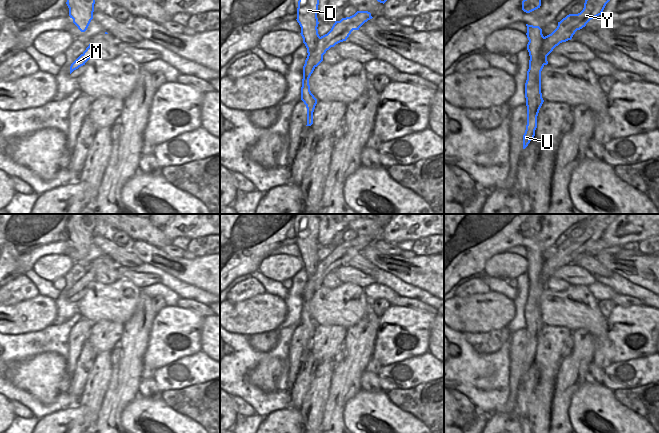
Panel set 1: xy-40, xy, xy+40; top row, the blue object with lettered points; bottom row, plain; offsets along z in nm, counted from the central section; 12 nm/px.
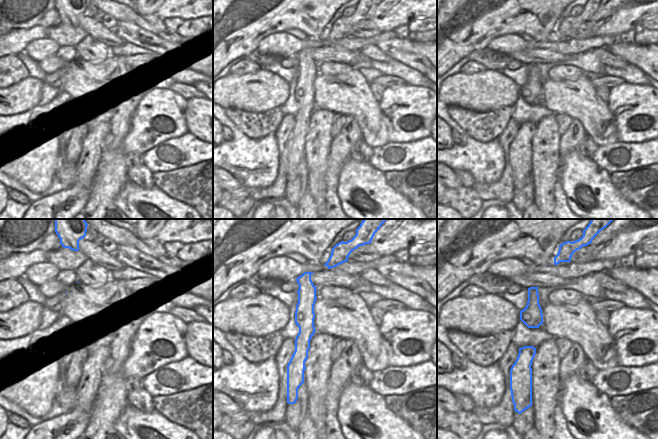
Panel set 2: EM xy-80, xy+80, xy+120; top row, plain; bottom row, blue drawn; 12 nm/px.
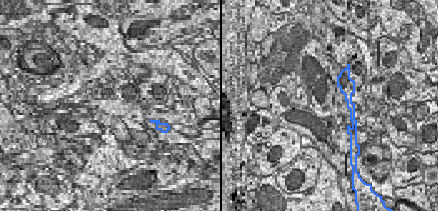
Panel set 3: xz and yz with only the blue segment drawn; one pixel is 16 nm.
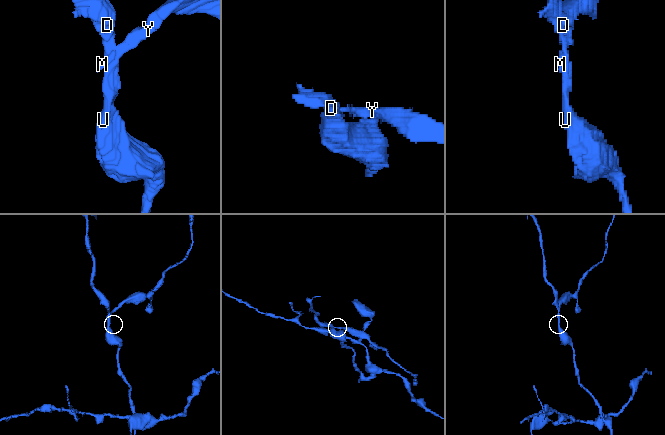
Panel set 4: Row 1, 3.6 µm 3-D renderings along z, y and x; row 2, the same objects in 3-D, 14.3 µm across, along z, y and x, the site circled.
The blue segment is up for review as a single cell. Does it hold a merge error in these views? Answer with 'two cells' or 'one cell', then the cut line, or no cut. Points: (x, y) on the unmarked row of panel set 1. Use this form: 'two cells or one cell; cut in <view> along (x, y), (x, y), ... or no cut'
two cells; cut in xy+40 along (543, 261), (542, 285), (545, 288)

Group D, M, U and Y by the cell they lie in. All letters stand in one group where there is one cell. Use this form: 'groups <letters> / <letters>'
groups D U / M Y

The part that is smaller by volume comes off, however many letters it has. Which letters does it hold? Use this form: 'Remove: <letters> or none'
Remove: M, Y.

